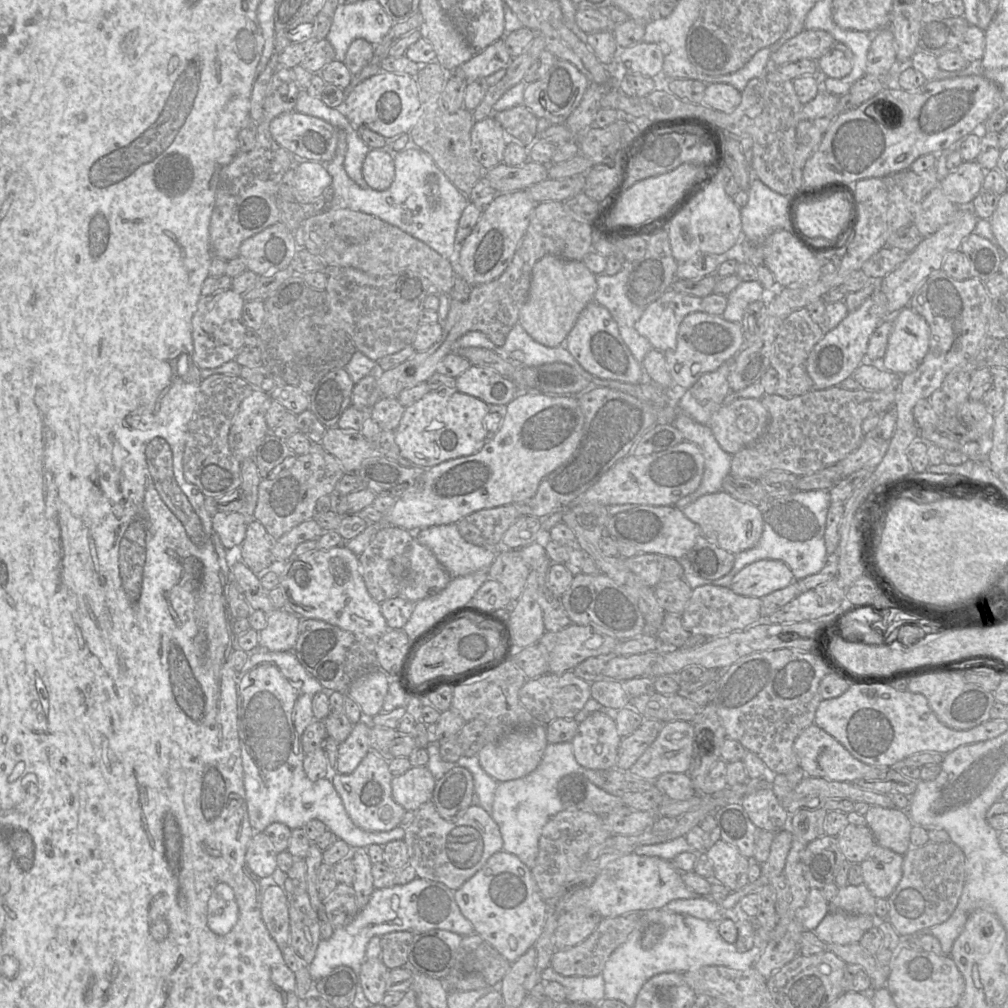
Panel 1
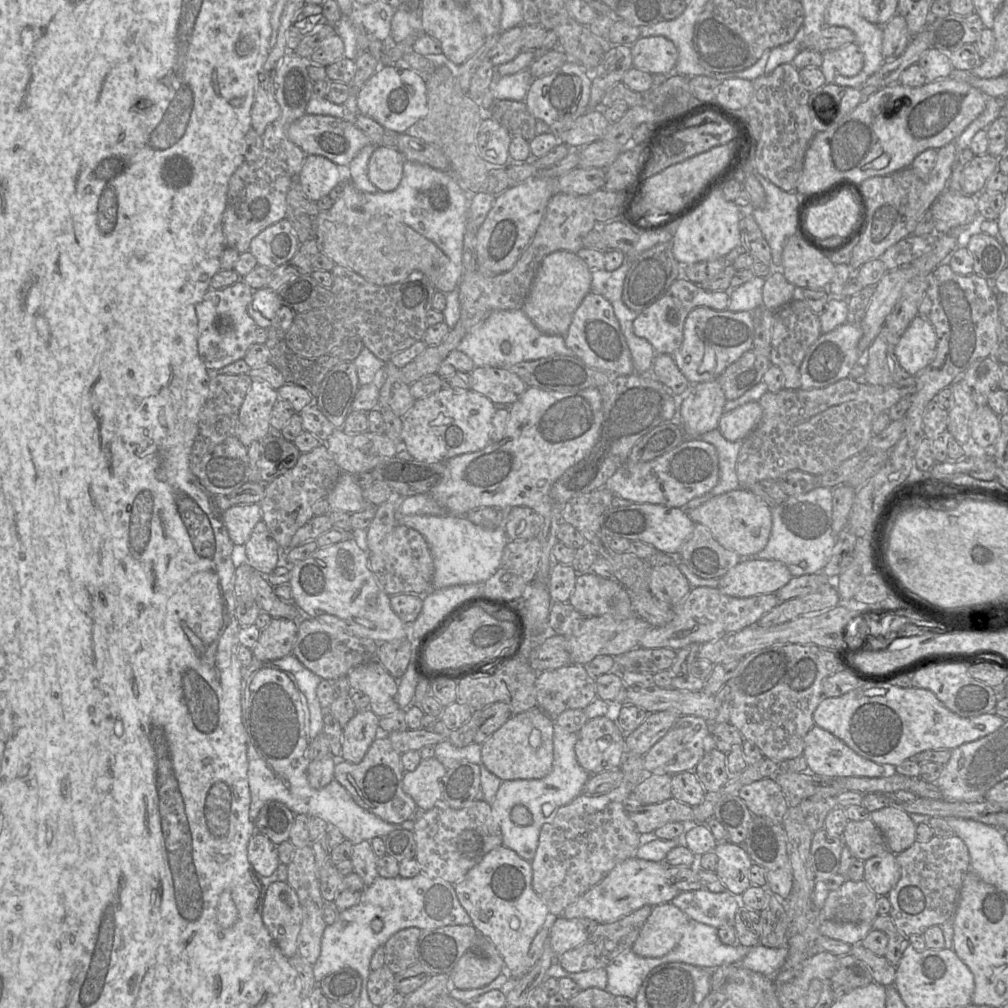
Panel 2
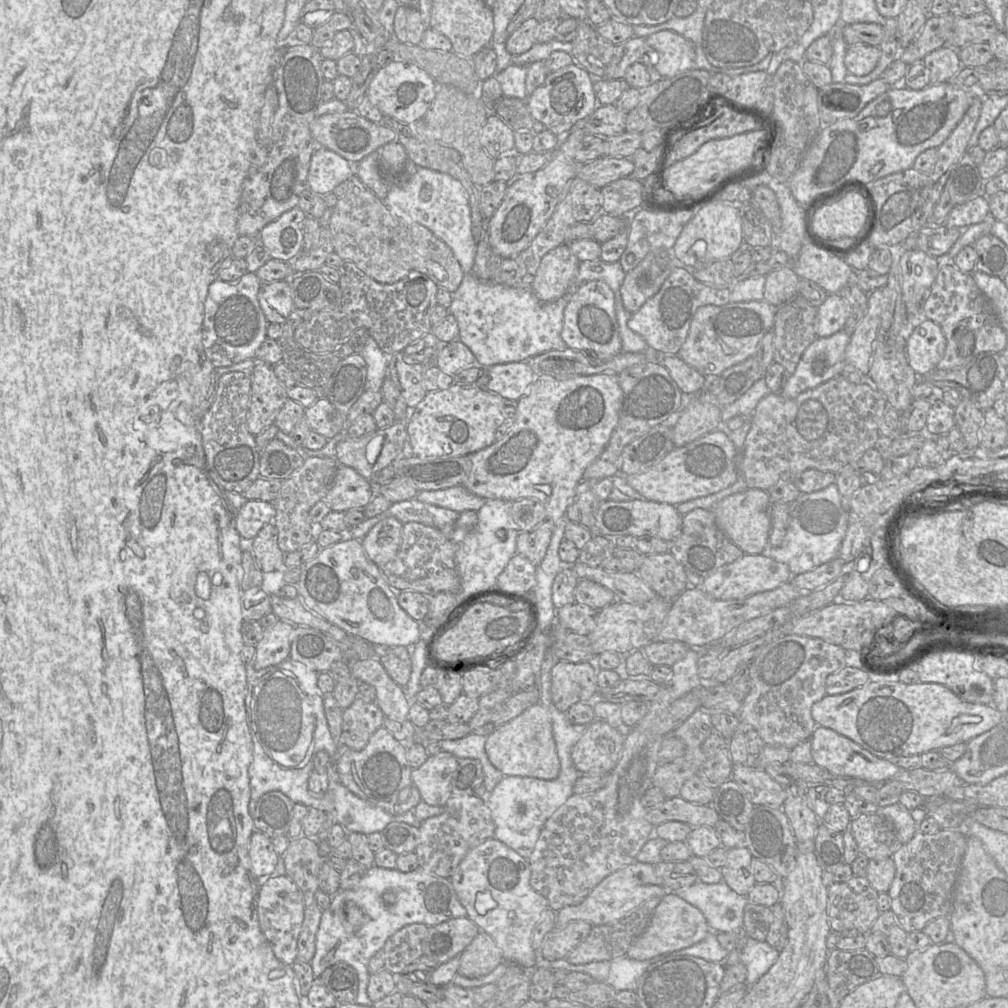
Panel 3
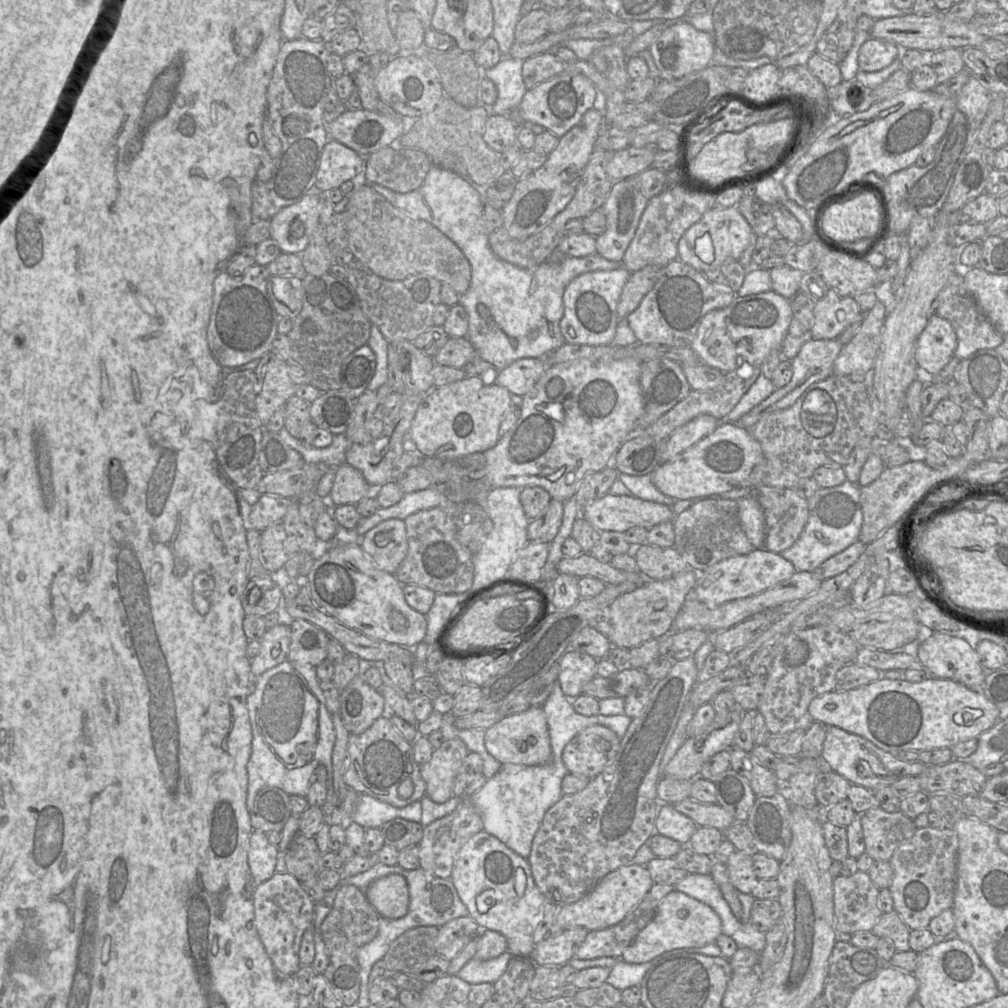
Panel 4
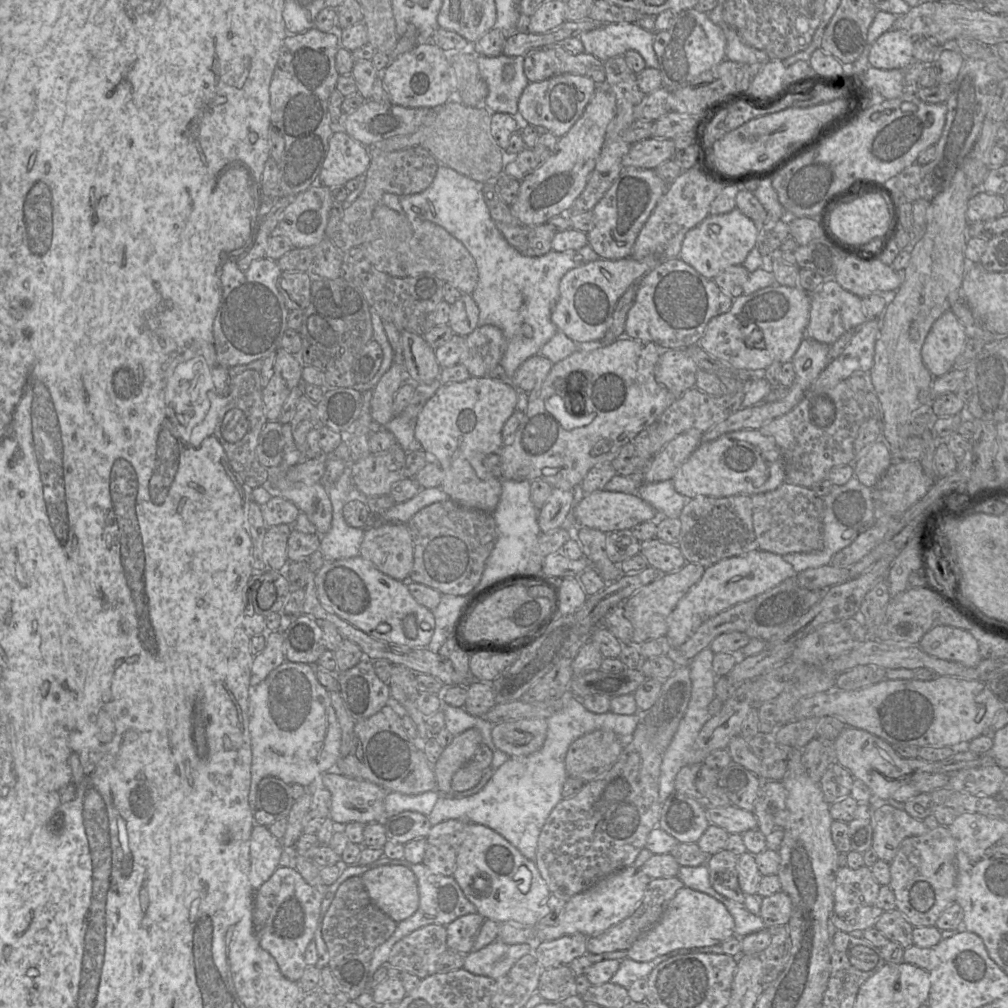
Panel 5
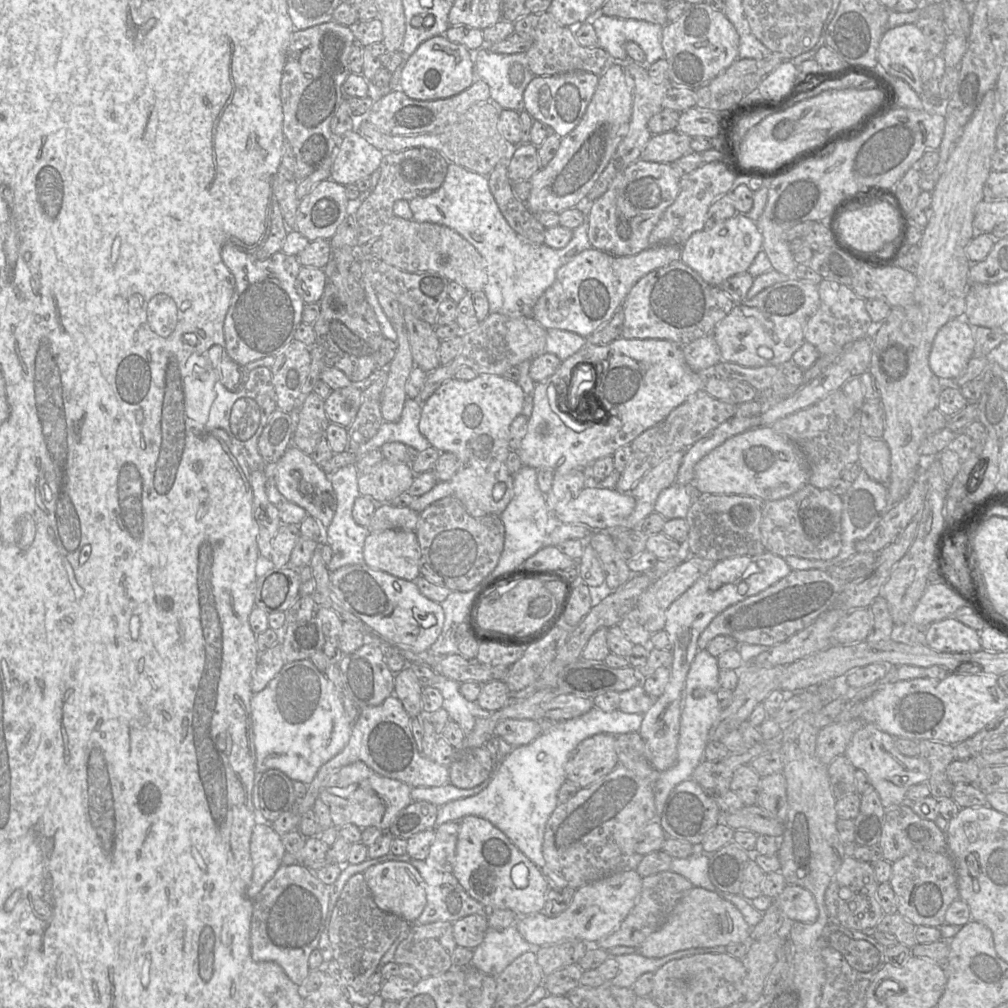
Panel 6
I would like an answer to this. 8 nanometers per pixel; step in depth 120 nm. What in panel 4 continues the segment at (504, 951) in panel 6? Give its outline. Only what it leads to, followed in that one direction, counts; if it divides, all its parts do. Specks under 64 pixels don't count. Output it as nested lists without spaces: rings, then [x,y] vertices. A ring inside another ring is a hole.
[[[506,951],[500,956],[489,960],[472,958],[458,971],[456,976],[470,984],[494,984],[505,972],[512,957]]]

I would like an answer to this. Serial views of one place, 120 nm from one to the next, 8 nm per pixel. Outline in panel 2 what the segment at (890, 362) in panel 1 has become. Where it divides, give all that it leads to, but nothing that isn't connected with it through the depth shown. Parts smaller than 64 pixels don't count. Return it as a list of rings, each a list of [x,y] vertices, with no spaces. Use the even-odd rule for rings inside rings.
[[[917,315],[900,336],[894,349],[900,366],[910,375],[921,373],[933,360],[937,336],[933,325]]]

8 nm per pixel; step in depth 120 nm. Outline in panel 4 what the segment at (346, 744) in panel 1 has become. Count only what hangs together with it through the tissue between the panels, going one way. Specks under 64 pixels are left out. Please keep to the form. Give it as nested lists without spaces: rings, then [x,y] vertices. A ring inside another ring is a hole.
[[[364,675],[355,676],[340,691],[340,716],[352,735],[366,731],[384,712],[384,697],[365,680]]]

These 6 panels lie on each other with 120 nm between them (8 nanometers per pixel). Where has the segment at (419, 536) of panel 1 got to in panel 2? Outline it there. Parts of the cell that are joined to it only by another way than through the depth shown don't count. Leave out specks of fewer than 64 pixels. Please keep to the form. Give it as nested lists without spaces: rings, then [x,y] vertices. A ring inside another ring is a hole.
[[[404,515],[398,516],[398,524],[405,525],[421,533],[426,539],[434,562],[433,589],[443,589],[454,585],[483,584],[501,566],[504,548],[509,541],[503,526],[485,529],[473,524],[466,516],[446,515]]]

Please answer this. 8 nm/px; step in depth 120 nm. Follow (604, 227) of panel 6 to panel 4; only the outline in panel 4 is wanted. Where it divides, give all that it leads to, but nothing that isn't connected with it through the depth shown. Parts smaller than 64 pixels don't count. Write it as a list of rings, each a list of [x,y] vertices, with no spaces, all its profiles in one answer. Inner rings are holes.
[[[627,179],[613,182],[601,207],[606,216],[606,230],[595,237],[596,252],[600,256],[621,263],[648,200]]]

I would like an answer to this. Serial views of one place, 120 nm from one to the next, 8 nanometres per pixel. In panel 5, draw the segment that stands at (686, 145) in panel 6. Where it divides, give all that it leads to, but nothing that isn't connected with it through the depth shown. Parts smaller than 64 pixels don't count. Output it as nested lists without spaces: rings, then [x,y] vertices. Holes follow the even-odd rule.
[[[647,138],[630,146],[629,152],[623,157],[623,167],[633,166],[643,169],[655,169],[661,163],[670,160],[676,152],[672,139]]]

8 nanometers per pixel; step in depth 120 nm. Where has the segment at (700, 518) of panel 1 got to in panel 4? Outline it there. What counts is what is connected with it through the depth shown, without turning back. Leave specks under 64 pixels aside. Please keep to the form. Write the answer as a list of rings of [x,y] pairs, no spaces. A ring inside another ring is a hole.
[[[753,495],[737,500],[742,528],[755,549],[762,548],[765,542],[765,518],[763,510]]]

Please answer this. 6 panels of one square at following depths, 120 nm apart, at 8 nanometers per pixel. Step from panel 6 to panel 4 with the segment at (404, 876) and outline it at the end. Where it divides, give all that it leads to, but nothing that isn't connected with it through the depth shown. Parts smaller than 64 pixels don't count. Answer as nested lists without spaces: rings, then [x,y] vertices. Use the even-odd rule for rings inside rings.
[[[390,874],[377,879],[367,888],[365,896],[383,918],[399,919],[408,912],[409,889],[402,875]]]

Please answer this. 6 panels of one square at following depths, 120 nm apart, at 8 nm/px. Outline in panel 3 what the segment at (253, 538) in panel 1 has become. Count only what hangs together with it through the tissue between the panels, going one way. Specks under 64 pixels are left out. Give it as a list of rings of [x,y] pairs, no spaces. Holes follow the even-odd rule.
[[[265,524],[252,541],[252,552],[263,572],[283,569],[284,553],[278,546],[278,530],[273,524]]]

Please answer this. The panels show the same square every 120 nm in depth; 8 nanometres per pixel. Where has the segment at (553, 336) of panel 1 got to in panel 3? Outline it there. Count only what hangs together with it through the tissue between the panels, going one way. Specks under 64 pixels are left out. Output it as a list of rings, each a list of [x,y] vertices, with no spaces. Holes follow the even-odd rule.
[[[566,243],[546,253],[532,282],[535,296],[541,301],[561,298],[574,282],[579,262]]]

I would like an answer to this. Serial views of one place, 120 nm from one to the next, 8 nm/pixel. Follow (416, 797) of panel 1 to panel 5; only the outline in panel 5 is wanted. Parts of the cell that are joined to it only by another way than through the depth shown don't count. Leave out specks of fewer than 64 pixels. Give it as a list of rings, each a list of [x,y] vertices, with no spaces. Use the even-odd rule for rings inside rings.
[[[470,728],[454,737],[433,765],[437,791],[442,795],[453,793],[451,789],[453,775],[472,760],[481,744],[482,738],[477,728]]]

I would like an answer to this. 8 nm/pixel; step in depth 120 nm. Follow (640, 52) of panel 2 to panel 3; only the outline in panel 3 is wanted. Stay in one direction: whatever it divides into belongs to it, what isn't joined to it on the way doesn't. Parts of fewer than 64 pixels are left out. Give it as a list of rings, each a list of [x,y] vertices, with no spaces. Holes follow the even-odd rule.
[[[661,30],[646,37],[644,54],[663,78],[695,69],[693,42],[672,30]]]

